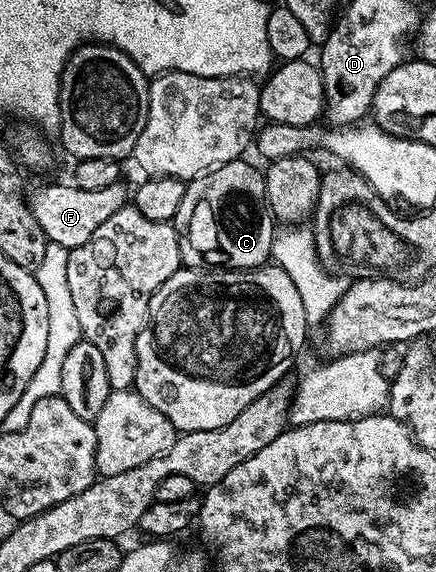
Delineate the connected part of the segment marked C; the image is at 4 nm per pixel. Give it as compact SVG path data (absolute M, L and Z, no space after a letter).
M240 159L202 173L200 177L192 177L186 182L187 190L181 199L181 207L177 207L173 222L179 233L179 259L186 268L260 269L272 260L271 244L275 241L277 225L267 207L263 175L262 168L250 165L247 159Z

